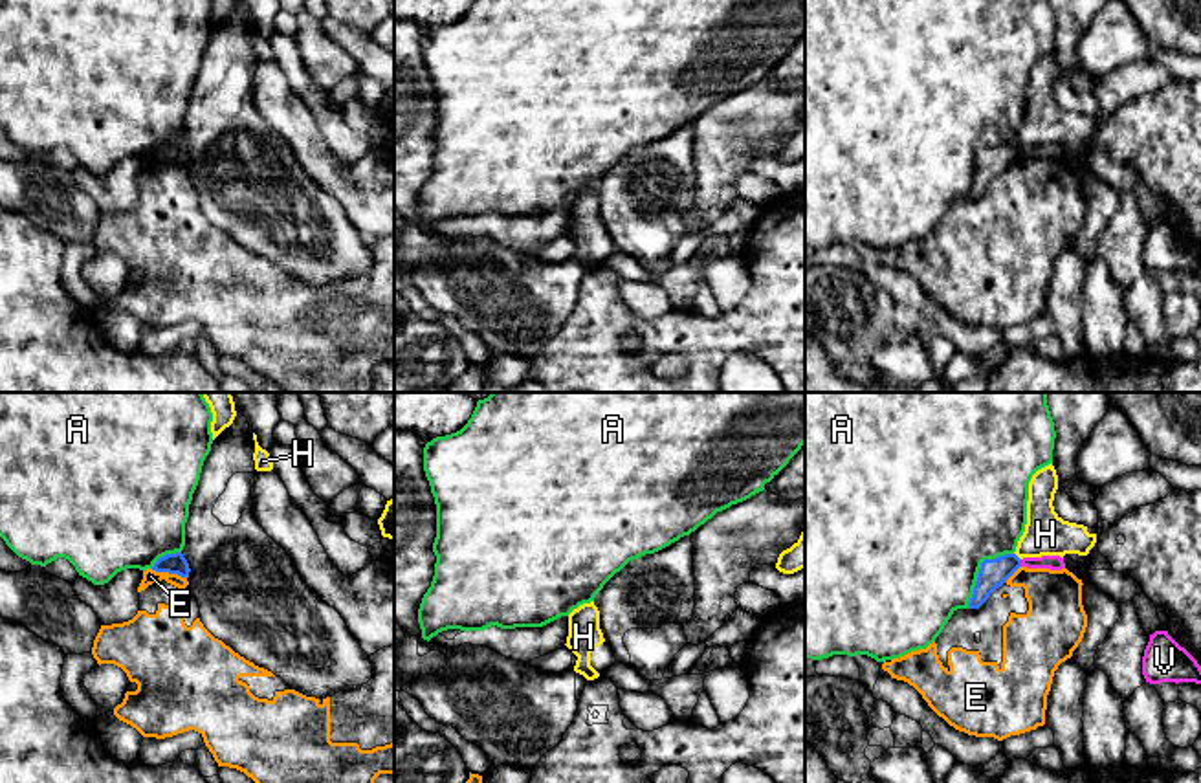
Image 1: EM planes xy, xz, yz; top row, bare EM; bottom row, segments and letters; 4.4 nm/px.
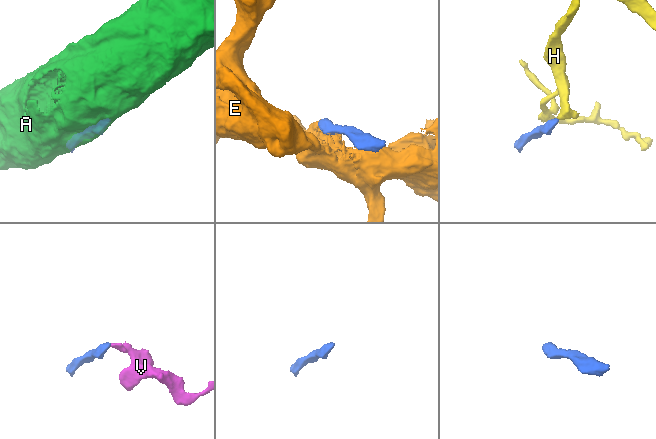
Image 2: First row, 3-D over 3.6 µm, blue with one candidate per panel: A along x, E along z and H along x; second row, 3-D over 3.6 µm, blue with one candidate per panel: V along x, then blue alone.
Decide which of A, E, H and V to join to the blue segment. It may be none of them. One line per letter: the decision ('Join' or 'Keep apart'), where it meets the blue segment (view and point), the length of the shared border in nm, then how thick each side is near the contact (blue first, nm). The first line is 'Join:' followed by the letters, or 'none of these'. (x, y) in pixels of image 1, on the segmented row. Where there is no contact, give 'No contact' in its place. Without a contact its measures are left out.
Join: none of these
A: Keep apart. Touches blue at yz (980, 571). Shared border 320 nm. Thickness 120 nm (blue) against 500 nm
E: Keep apart. Touches blue at xy (169, 573). Shared border 170 nm. Thickness 100 nm (blue) against 70 nm
H: Keep apart. Touches blue at yz (1016, 556). Shared border 50 nm. Thickness 120 nm (blue) against 190 nm
V: Keep apart. Touches blue at yz (1020, 563). Shared border 30 nm. Thickness 120 nm (blue) against 60 nm

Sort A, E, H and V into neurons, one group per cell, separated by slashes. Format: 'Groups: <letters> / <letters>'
Groups: A / E / H / V

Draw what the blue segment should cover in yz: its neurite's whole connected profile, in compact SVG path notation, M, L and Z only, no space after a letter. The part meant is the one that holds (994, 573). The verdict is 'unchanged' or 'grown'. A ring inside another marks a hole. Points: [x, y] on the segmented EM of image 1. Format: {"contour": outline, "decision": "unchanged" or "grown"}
{"contour": "M1005 554L996 559L985 559L981 563L974 594L968 601L968 609L979 609L988 596L1007 583L1007 579L1021 567L1021 559L1016 554Z", "decision": "unchanged"}

